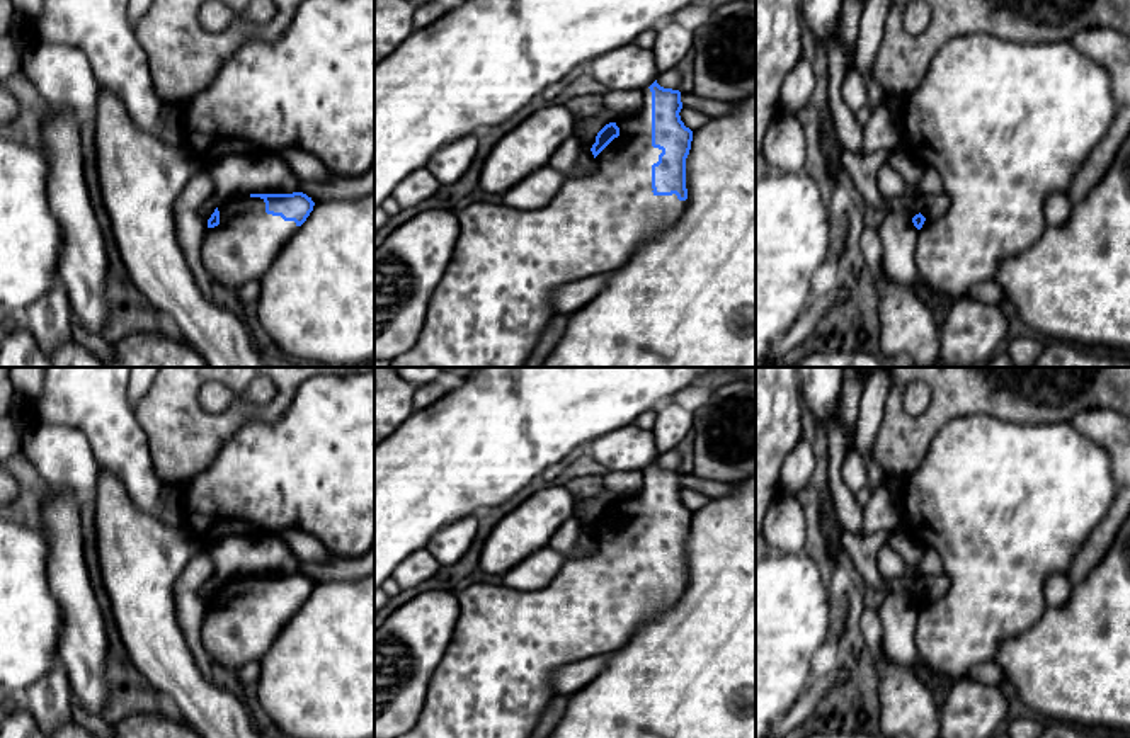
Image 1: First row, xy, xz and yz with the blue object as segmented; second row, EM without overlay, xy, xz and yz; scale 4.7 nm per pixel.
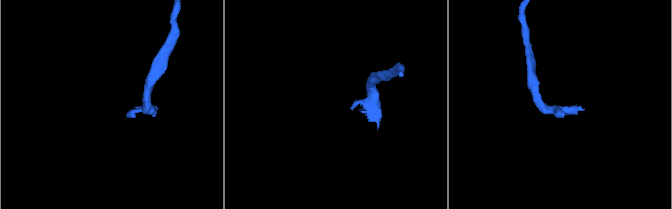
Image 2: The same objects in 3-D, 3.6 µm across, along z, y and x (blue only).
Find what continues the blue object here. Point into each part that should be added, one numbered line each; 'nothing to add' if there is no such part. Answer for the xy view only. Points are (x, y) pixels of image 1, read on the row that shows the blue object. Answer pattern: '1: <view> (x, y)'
1: xy (245, 244)

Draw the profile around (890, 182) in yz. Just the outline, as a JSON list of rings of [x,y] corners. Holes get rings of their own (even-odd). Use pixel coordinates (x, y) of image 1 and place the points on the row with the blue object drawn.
[[[888,163],[880,168],[876,180],[878,180],[880,192],[887,199],[900,197],[907,192],[907,184],[904,177]]]

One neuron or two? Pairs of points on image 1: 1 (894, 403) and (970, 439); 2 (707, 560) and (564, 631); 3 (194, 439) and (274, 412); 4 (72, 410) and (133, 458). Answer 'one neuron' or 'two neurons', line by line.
1: two neurons
2: two neurons
3: one neuron
4: one neuron

